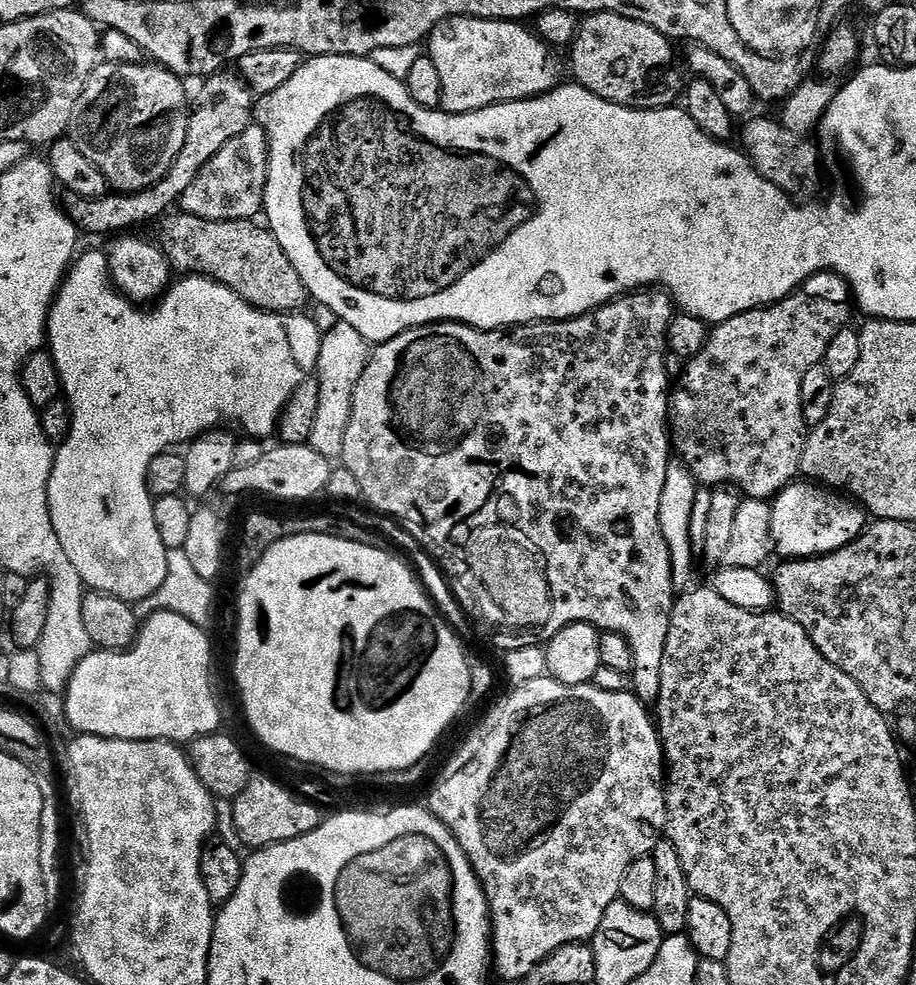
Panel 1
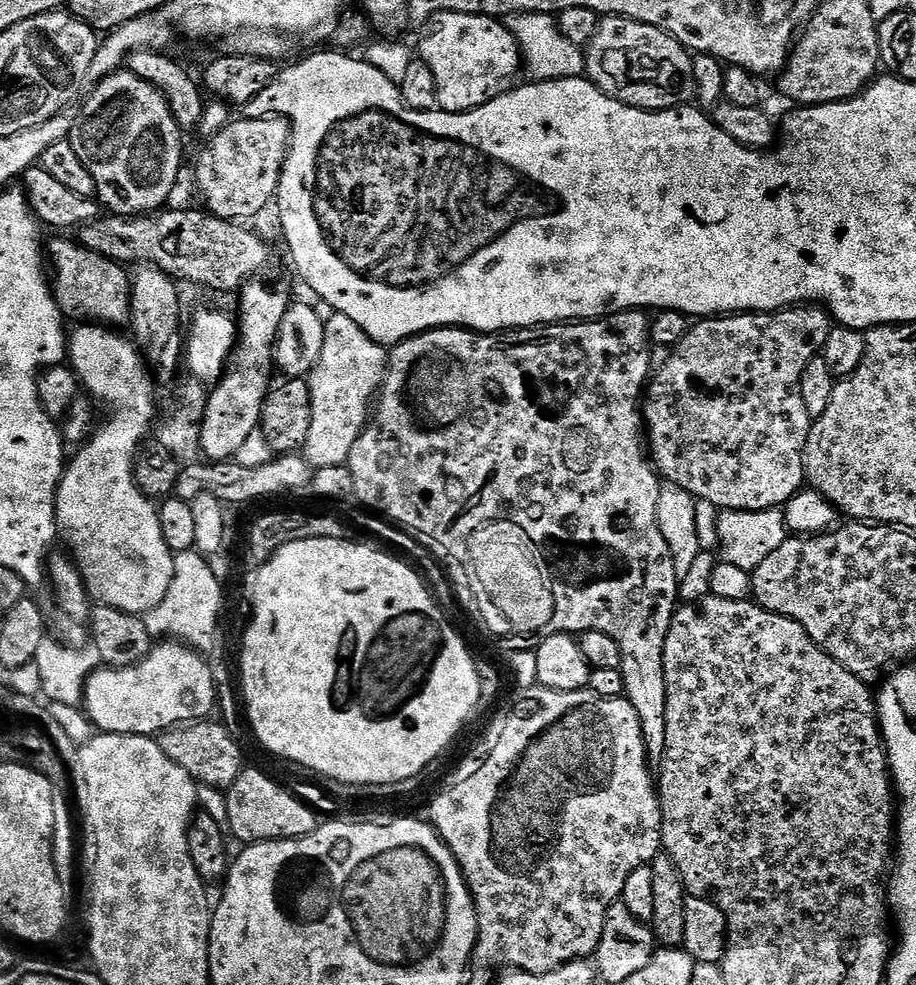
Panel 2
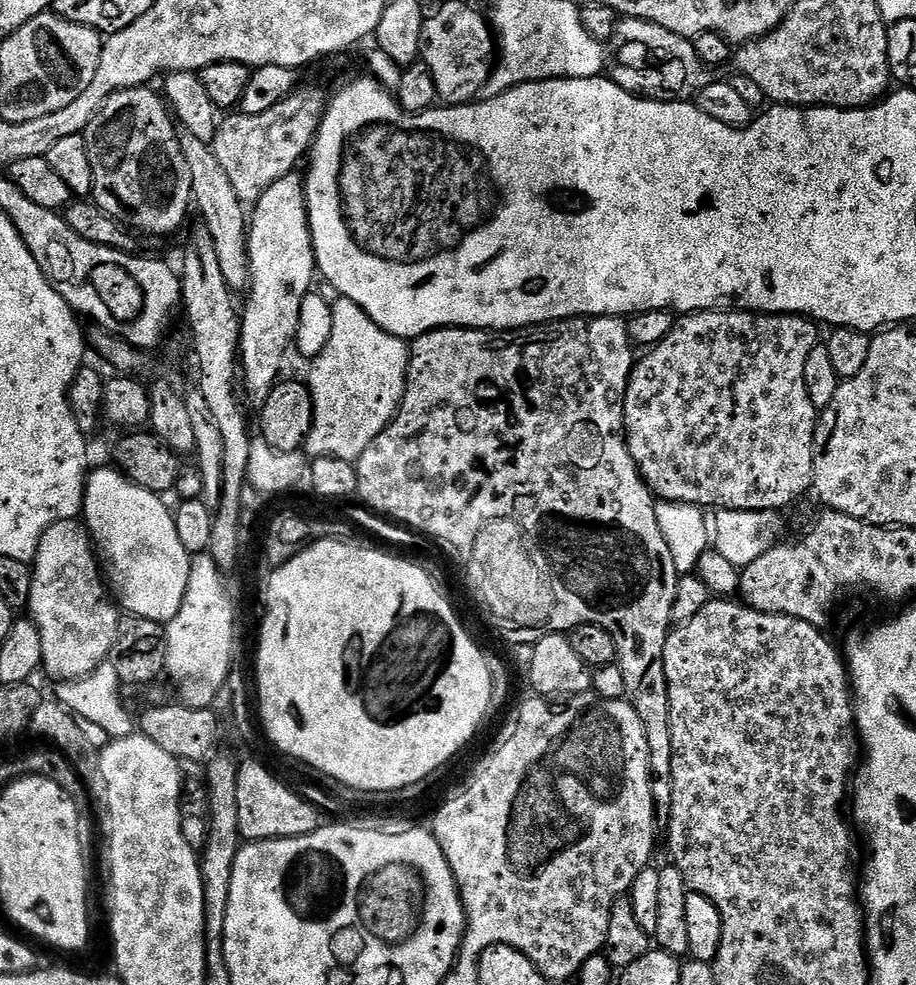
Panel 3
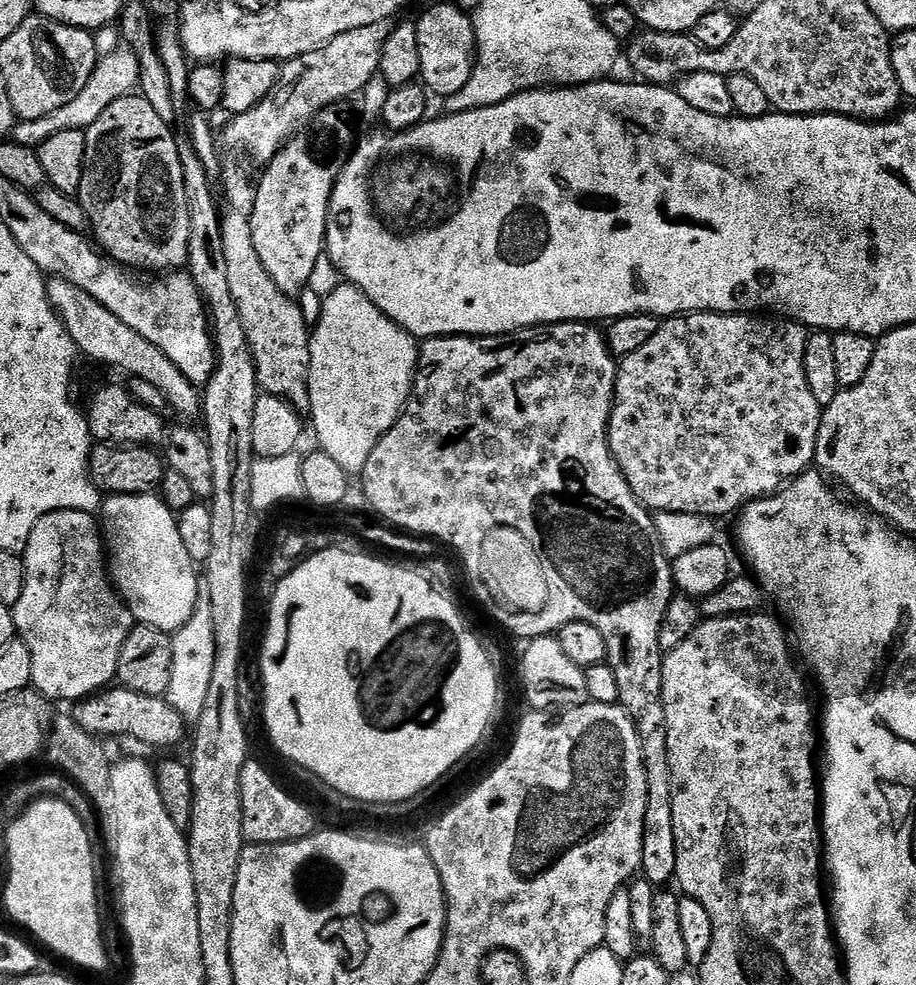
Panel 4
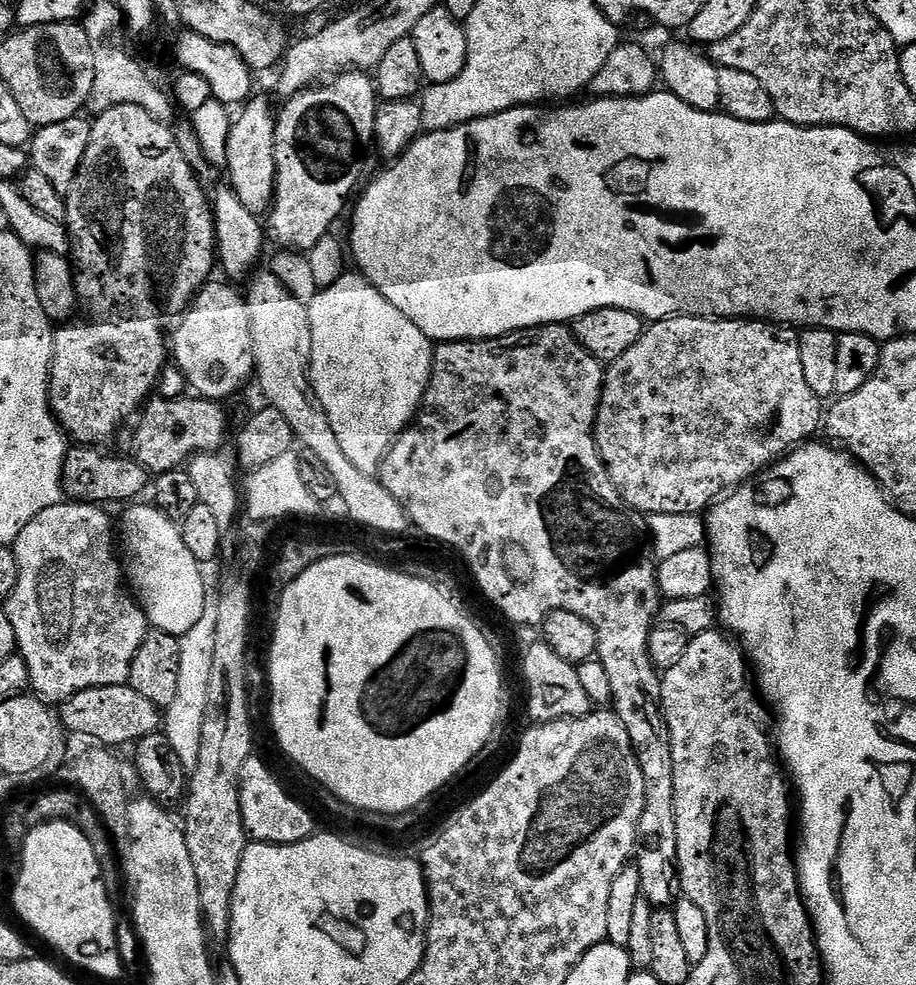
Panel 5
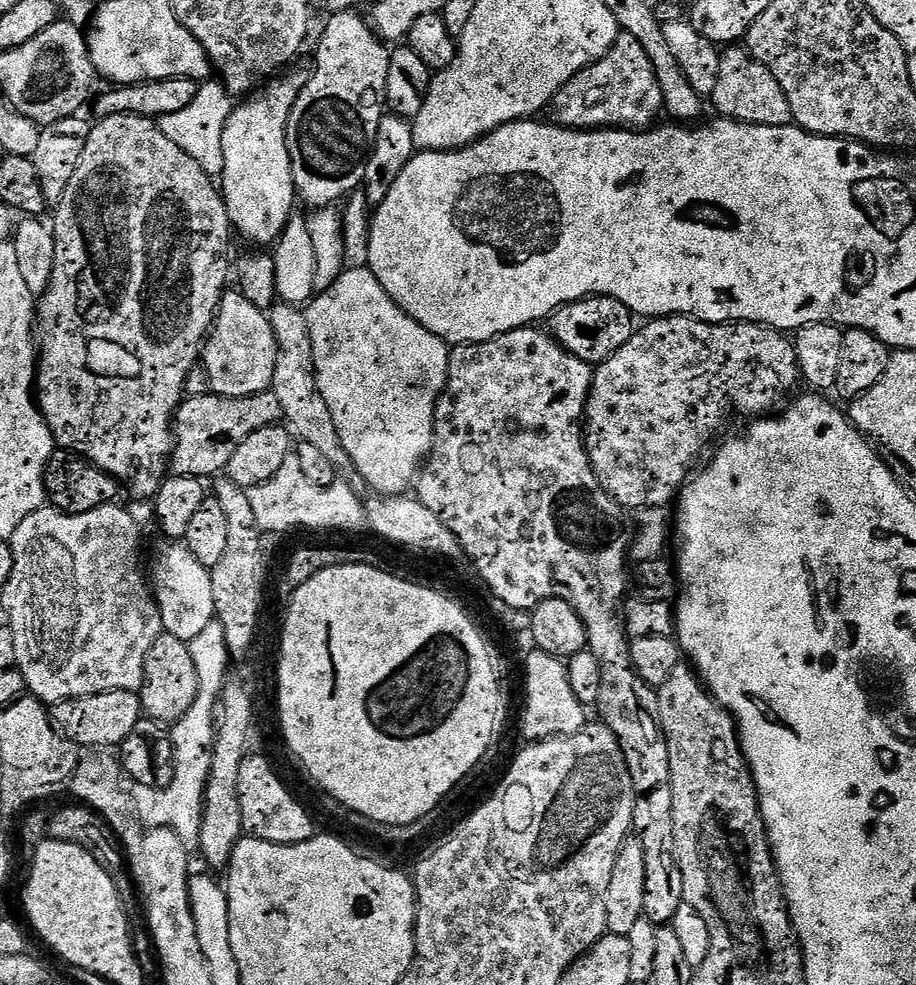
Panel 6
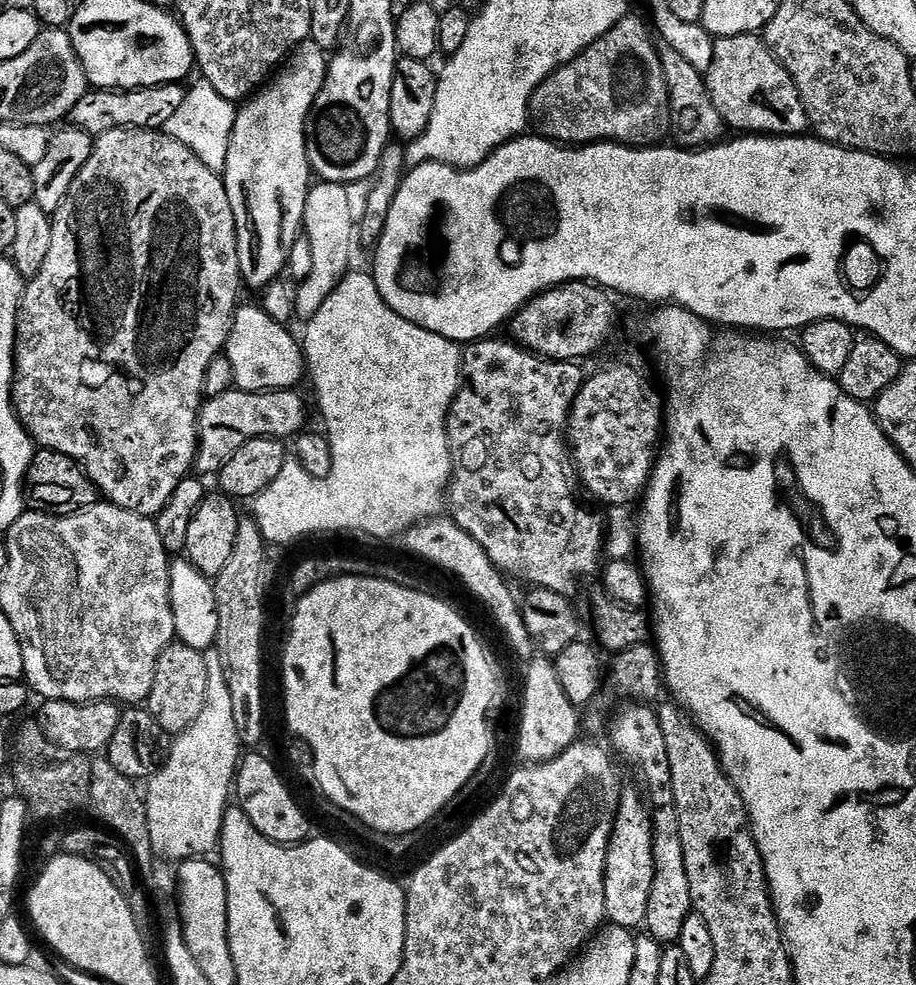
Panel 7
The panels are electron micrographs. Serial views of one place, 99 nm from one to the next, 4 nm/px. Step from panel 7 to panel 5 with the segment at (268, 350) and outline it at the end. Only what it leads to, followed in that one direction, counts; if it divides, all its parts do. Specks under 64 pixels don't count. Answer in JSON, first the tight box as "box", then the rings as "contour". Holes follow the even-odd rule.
{"box":[170,282,256,402],"contour":[[[209,282],[201,288],[192,302],[192,307],[184,313],[175,325],[170,336],[170,356],[175,366],[180,368],[187,380],[187,387],[197,397],[217,402],[227,401],[227,396],[236,393],[242,385],[255,375],[256,358],[253,356],[253,327],[250,326],[250,314],[247,299],[231,283],[215,284]]]}

